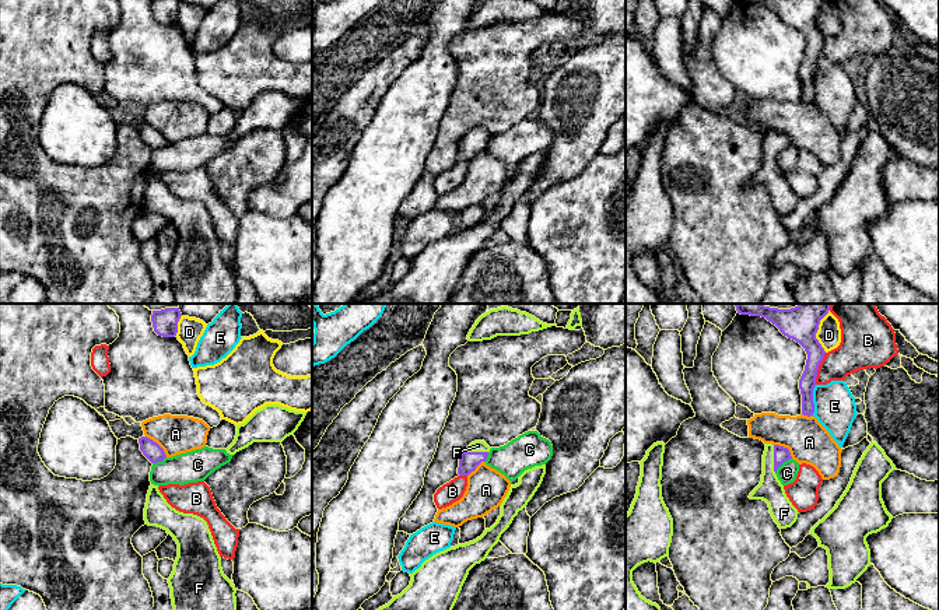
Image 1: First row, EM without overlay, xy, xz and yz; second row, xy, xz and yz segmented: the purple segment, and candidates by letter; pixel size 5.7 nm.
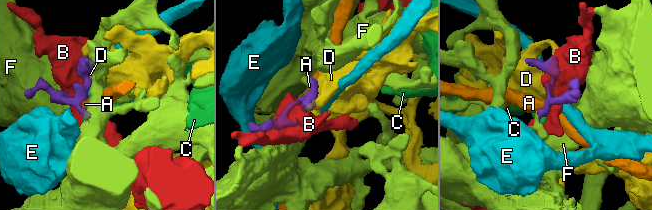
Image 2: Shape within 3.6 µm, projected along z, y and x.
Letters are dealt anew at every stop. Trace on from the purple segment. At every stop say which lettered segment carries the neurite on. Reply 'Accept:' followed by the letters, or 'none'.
Accept: F

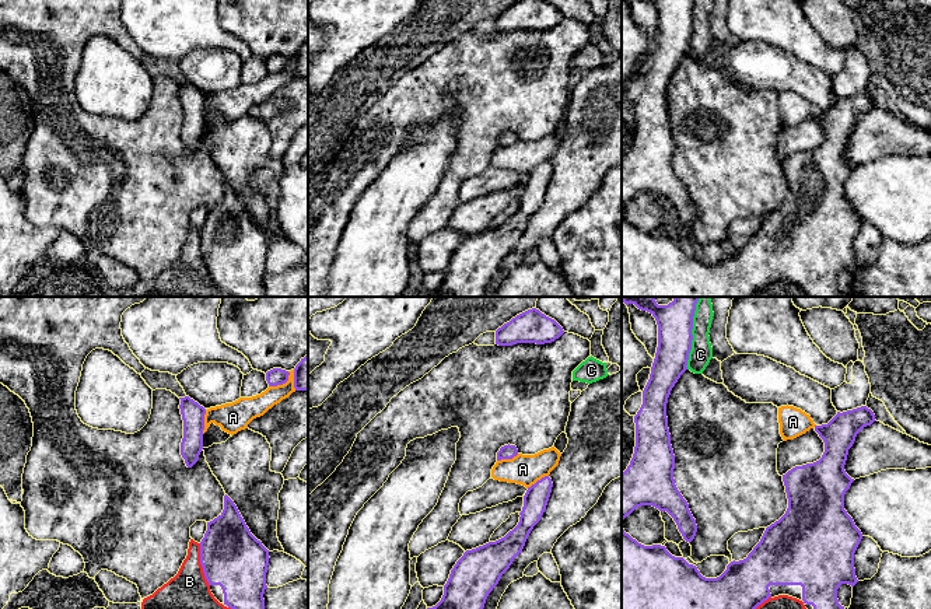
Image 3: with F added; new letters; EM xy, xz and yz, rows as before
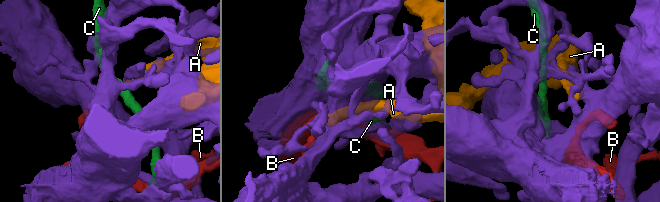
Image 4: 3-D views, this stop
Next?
Accept: none

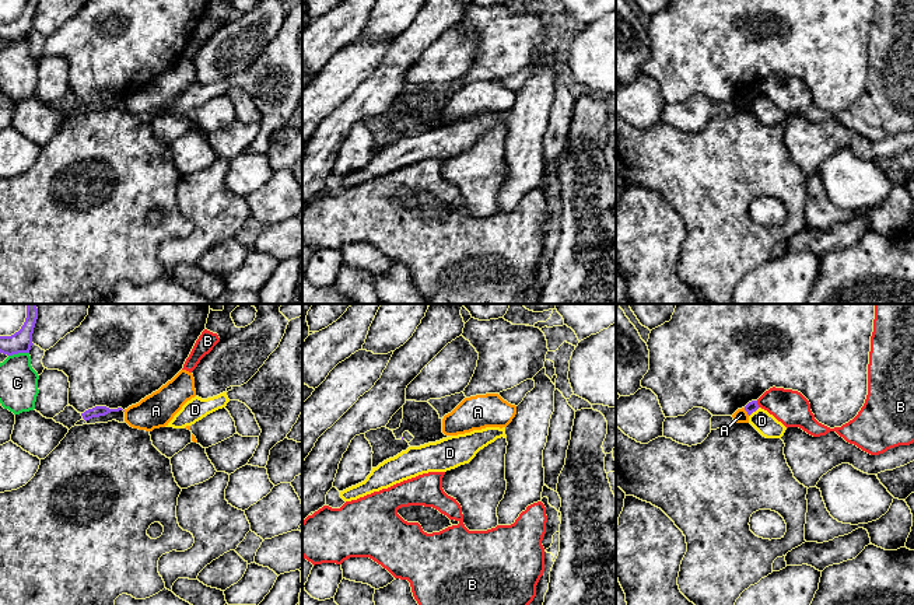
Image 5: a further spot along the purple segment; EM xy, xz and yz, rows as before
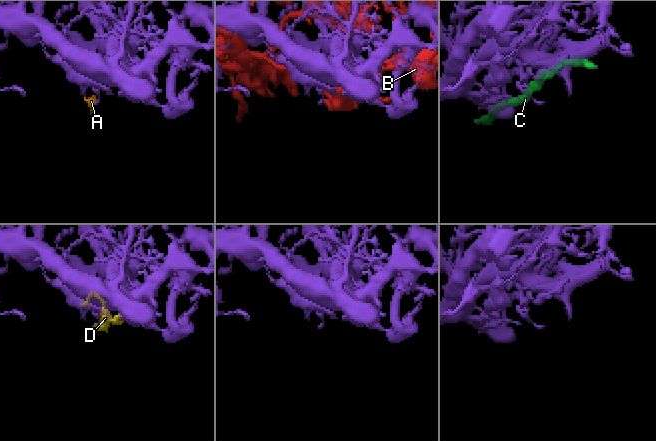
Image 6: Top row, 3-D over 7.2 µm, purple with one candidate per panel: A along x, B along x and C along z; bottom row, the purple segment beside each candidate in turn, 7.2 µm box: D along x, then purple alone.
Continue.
Accept: none

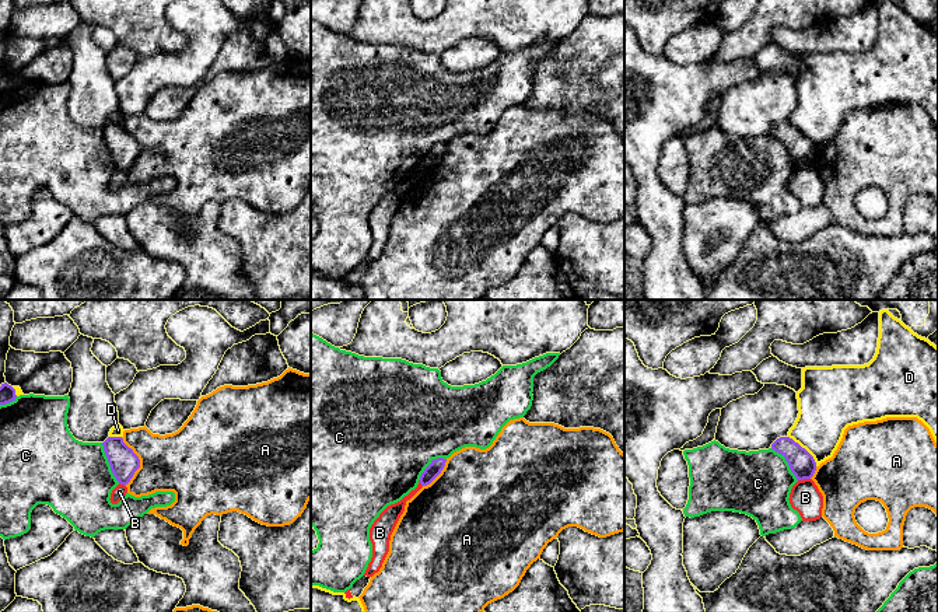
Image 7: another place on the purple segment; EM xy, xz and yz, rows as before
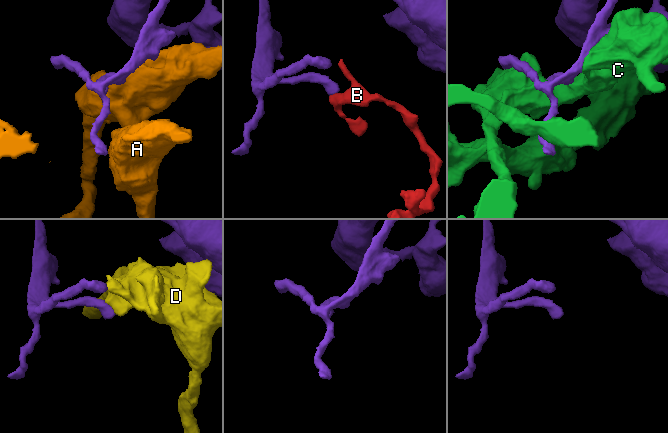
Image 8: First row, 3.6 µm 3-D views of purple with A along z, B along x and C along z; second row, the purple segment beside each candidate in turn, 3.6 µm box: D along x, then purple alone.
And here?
Accept: none

